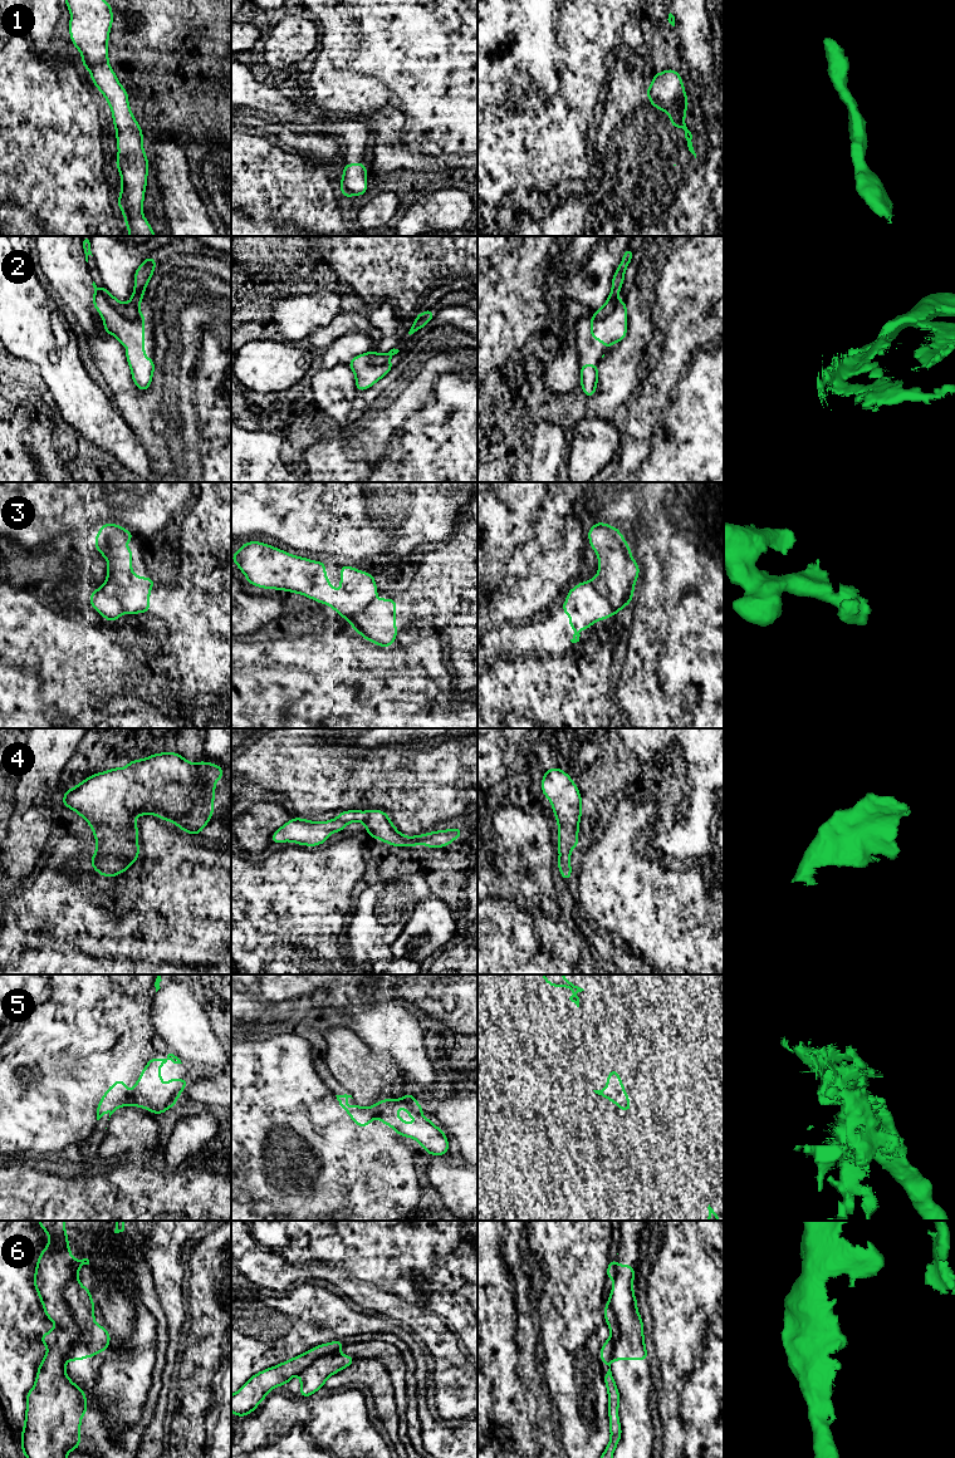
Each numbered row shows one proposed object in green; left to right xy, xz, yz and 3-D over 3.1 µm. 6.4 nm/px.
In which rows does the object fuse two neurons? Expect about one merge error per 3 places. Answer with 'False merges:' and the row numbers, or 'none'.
False merges: 2, 3, 5, 6

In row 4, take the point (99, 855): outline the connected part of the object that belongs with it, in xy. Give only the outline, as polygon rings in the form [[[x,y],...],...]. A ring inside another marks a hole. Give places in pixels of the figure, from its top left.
[[[173,752],[155,753],[143,760],[132,760],[123,769],[113,767],[112,770],[92,775],[79,785],[64,791],[62,802],[65,807],[75,810],[93,829],[97,850],[92,855],[90,867],[101,875],[113,878],[126,872],[138,859],[138,823],[133,820],[136,815],[152,814],[165,821],[175,823],[188,834],[200,835],[200,831],[207,825],[215,813],[212,806],[215,785],[222,777],[224,770],[219,765],[202,762],[201,760],[197,764],[191,764],[180,753]]]

